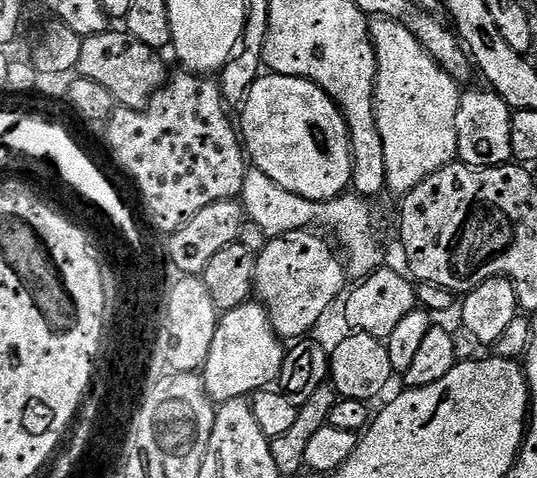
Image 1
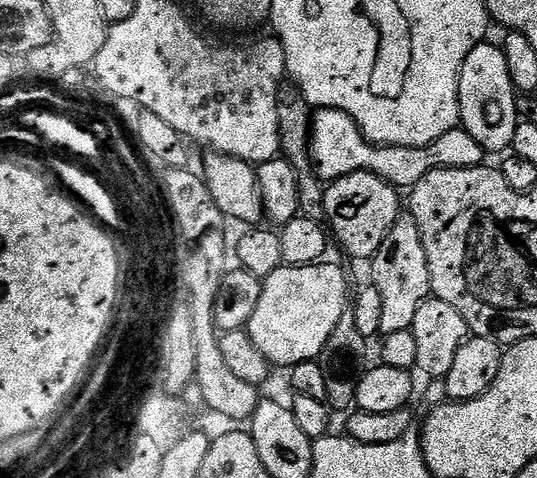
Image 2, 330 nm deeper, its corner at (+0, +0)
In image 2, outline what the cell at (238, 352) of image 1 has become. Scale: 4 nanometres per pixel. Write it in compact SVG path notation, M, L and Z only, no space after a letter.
M321 262L293 268L281 266L273 270L269 276L263 277L258 298L258 310L254 310L246 331L254 342L254 346L258 346L258 350L262 350L269 365L281 364L284 370L291 370L296 364L316 360L326 346L330 334L334 332L343 312L350 307L348 280L338 265L328 263Z

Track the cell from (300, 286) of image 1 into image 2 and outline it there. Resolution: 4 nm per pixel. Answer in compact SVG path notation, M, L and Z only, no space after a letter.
M355 172L331 181L324 196L326 224L335 243L337 240L354 259L364 262L371 261L402 215L401 193L372 172Z

